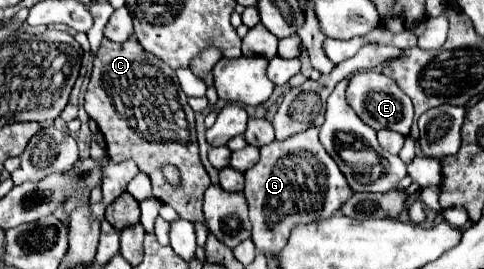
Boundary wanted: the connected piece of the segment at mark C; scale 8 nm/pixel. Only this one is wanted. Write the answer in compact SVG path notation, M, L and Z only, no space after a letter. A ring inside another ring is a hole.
M103 39L85 93L85 111L97 121L115 163L133 159L137 167L149 175L153 195L159 201L171 205L181 219L205 223L203 193L211 185L211 179L199 159L195 113L173 69L167 69L163 61L151 57L137 39L127 39L125 43ZM163 163L173 163L181 169L181 189L171 189L163 179Z

